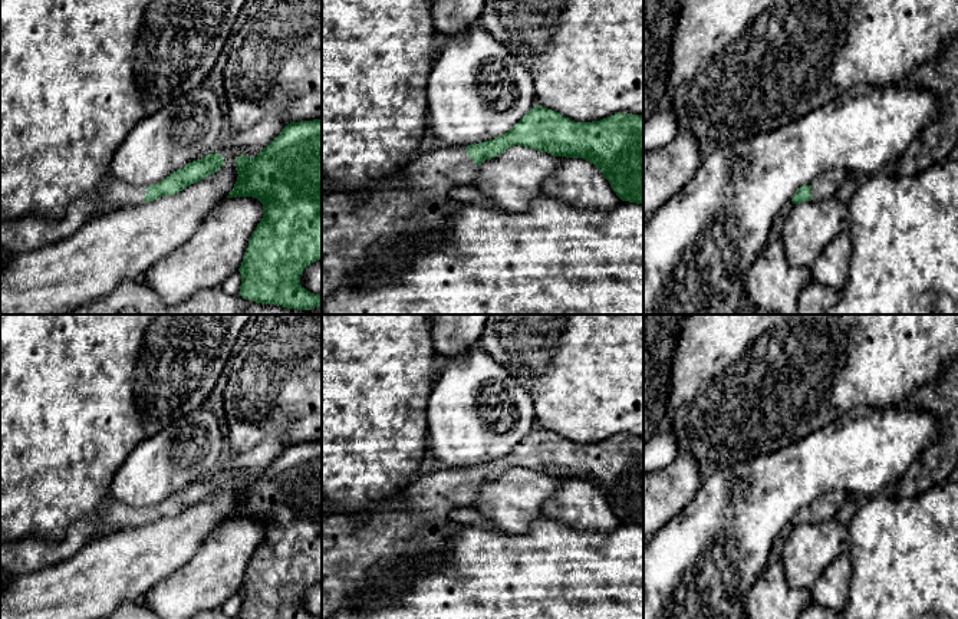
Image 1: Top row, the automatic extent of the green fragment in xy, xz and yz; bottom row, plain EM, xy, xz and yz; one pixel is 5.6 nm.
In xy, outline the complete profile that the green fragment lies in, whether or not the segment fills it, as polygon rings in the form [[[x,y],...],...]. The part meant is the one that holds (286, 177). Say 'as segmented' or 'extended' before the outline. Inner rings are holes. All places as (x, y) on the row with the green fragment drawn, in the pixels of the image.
as segmented | [[[322,118],[290,122],[254,158],[237,157],[236,169],[238,177],[227,198],[253,197],[263,204],[263,218],[238,269],[238,296],[297,310],[322,306],[322,294],[300,286],[302,271],[322,259]]]

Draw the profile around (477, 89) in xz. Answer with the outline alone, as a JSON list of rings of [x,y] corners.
[[[480,24],[447,34],[447,45],[438,50],[427,83],[429,131],[447,148],[461,148],[491,141],[510,131],[536,103],[534,83],[529,69],[511,50]]]

